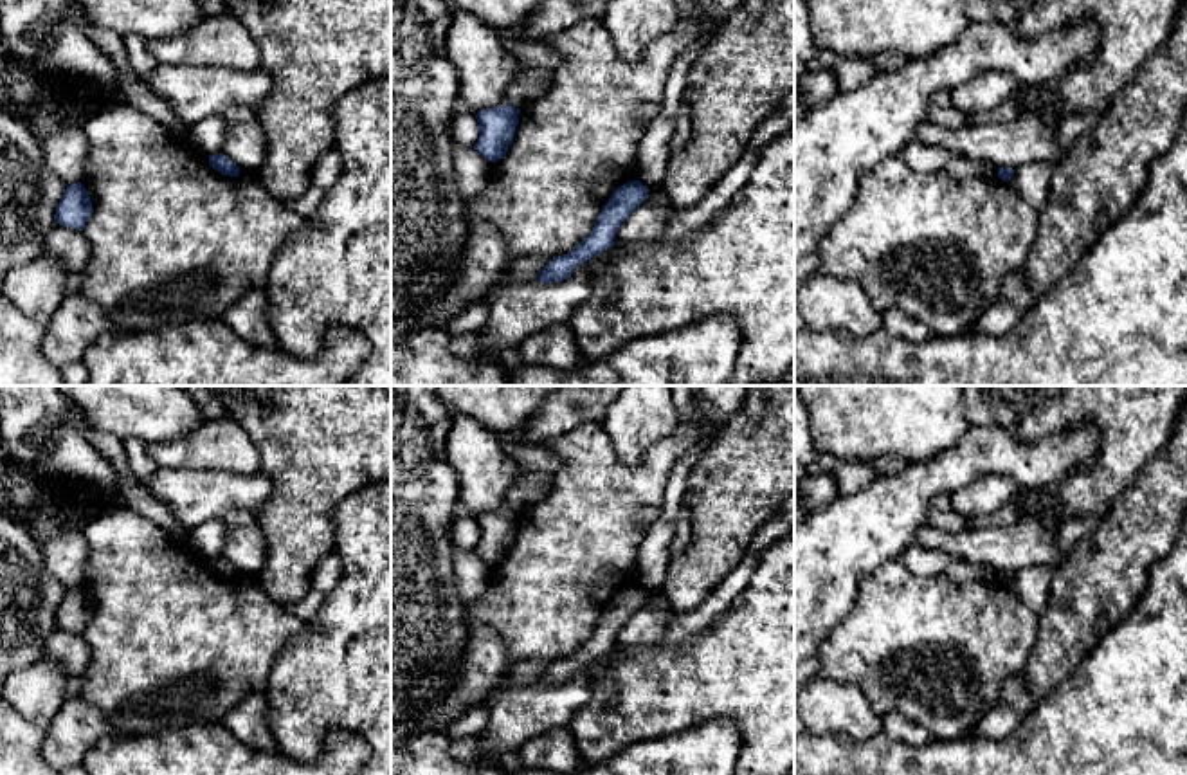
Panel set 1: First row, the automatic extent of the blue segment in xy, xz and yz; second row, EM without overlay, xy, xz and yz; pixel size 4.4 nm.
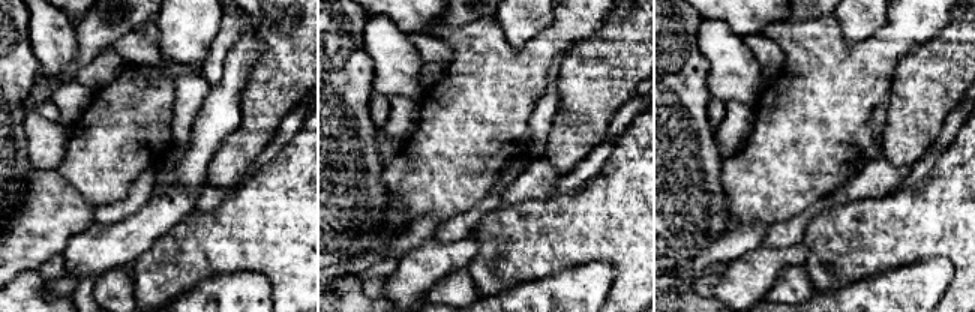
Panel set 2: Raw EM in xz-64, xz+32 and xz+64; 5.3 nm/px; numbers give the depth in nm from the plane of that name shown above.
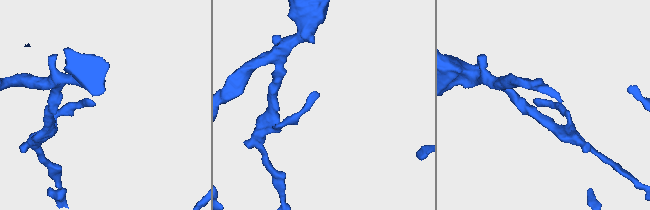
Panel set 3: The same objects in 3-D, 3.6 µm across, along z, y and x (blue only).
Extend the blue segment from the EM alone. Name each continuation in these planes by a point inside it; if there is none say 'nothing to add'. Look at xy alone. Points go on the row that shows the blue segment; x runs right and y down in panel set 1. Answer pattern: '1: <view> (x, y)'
nothing to add

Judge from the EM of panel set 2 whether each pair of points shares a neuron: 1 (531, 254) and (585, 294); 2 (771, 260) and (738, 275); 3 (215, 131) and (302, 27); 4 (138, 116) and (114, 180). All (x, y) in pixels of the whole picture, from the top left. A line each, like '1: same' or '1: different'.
1: different
2: same
3: different
4: same

